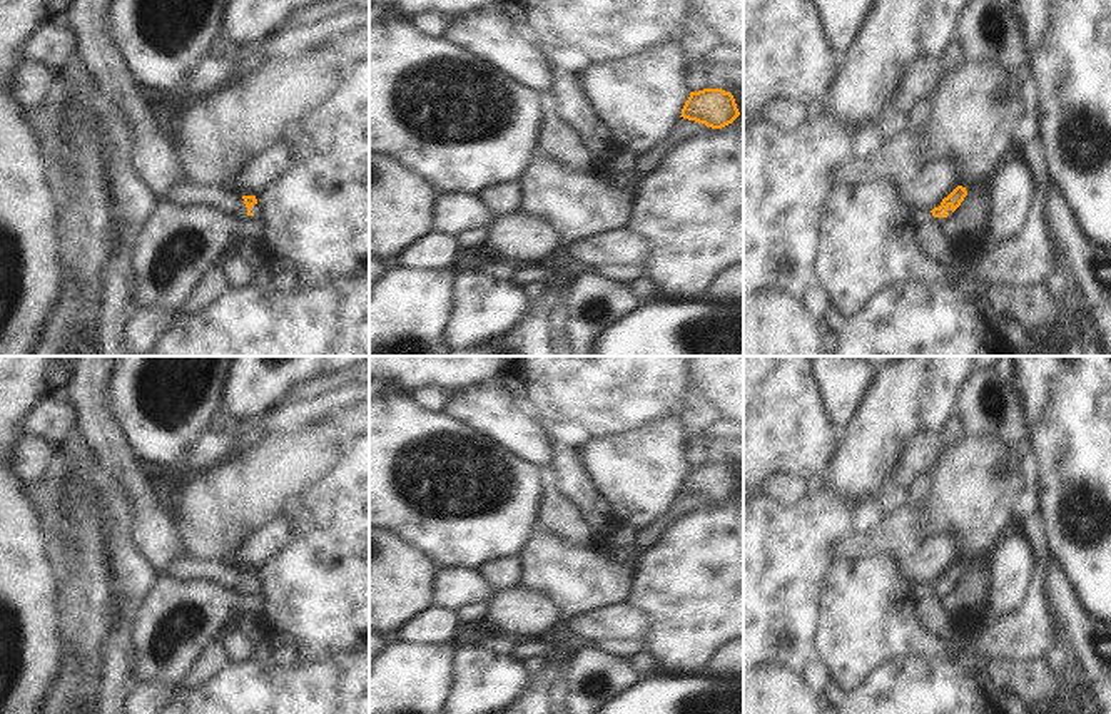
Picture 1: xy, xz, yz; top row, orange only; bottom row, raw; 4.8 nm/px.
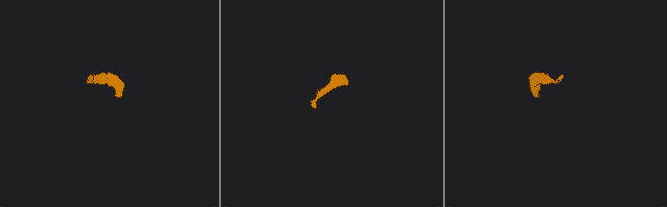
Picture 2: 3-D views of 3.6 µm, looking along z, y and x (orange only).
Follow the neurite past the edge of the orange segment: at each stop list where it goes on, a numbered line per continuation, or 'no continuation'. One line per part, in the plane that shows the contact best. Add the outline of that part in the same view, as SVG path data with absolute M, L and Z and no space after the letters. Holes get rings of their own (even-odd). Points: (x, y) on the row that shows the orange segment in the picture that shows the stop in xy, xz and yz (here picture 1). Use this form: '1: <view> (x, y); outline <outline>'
1: xy (184, 193); outline M187 181L172 186L164 196L160 196L159 202L214 207L241 221L261 219L259 204L247 209L242 196L232 191L217 186L202 187Z

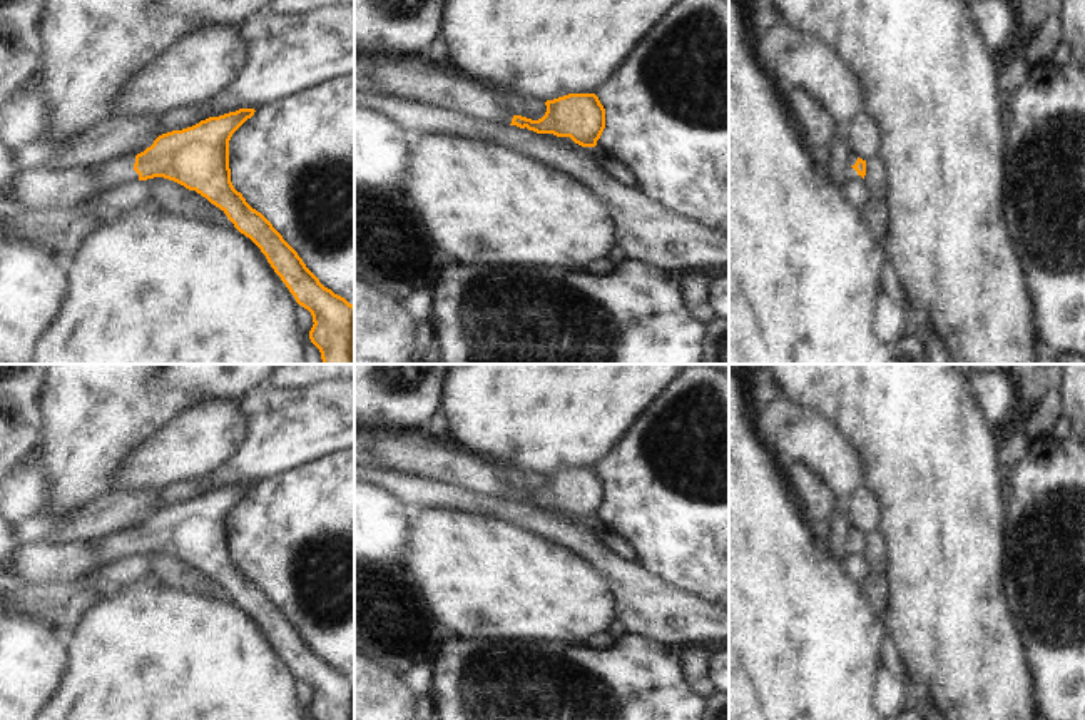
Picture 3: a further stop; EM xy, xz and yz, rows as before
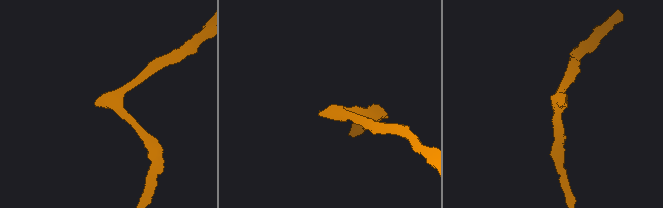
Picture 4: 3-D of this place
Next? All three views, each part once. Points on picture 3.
1: xy (111, 174); outline M135 155L119 160L105 162L94 167L94 172L104 190L125 184L129 180L139 180L139 174L134 170Z

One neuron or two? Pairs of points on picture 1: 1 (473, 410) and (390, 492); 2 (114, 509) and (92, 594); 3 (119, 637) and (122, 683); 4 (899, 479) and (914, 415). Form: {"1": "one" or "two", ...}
{"1": "two", "2": "two", "3": "one", "4": "two"}

